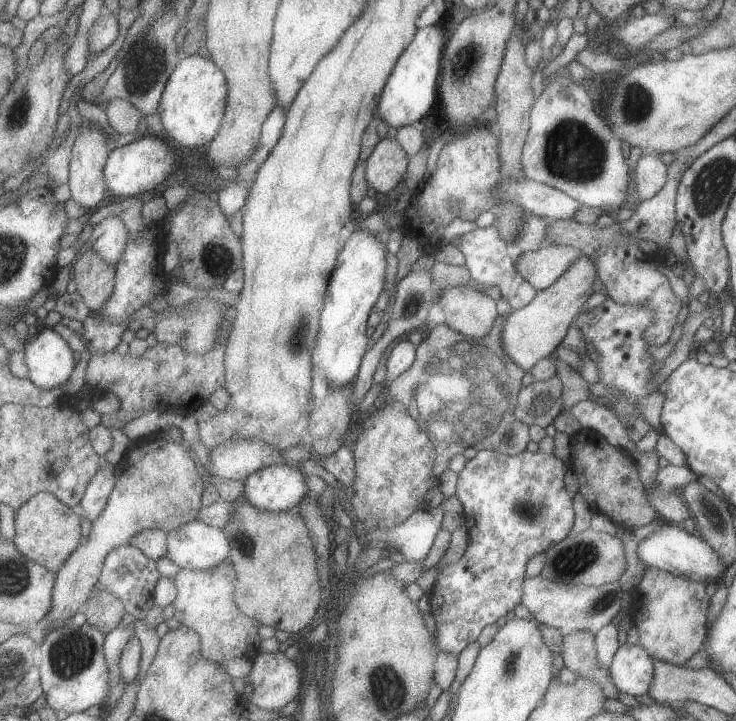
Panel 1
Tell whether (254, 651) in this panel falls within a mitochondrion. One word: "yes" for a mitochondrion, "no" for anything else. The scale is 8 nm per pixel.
no

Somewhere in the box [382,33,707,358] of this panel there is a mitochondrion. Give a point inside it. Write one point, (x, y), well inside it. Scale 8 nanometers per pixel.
(573, 152)

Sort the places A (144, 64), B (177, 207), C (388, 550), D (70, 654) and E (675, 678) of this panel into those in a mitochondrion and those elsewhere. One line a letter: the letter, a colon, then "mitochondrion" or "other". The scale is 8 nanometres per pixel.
A: mitochondrion
B: other
C: other
D: mitochondrion
E: other

